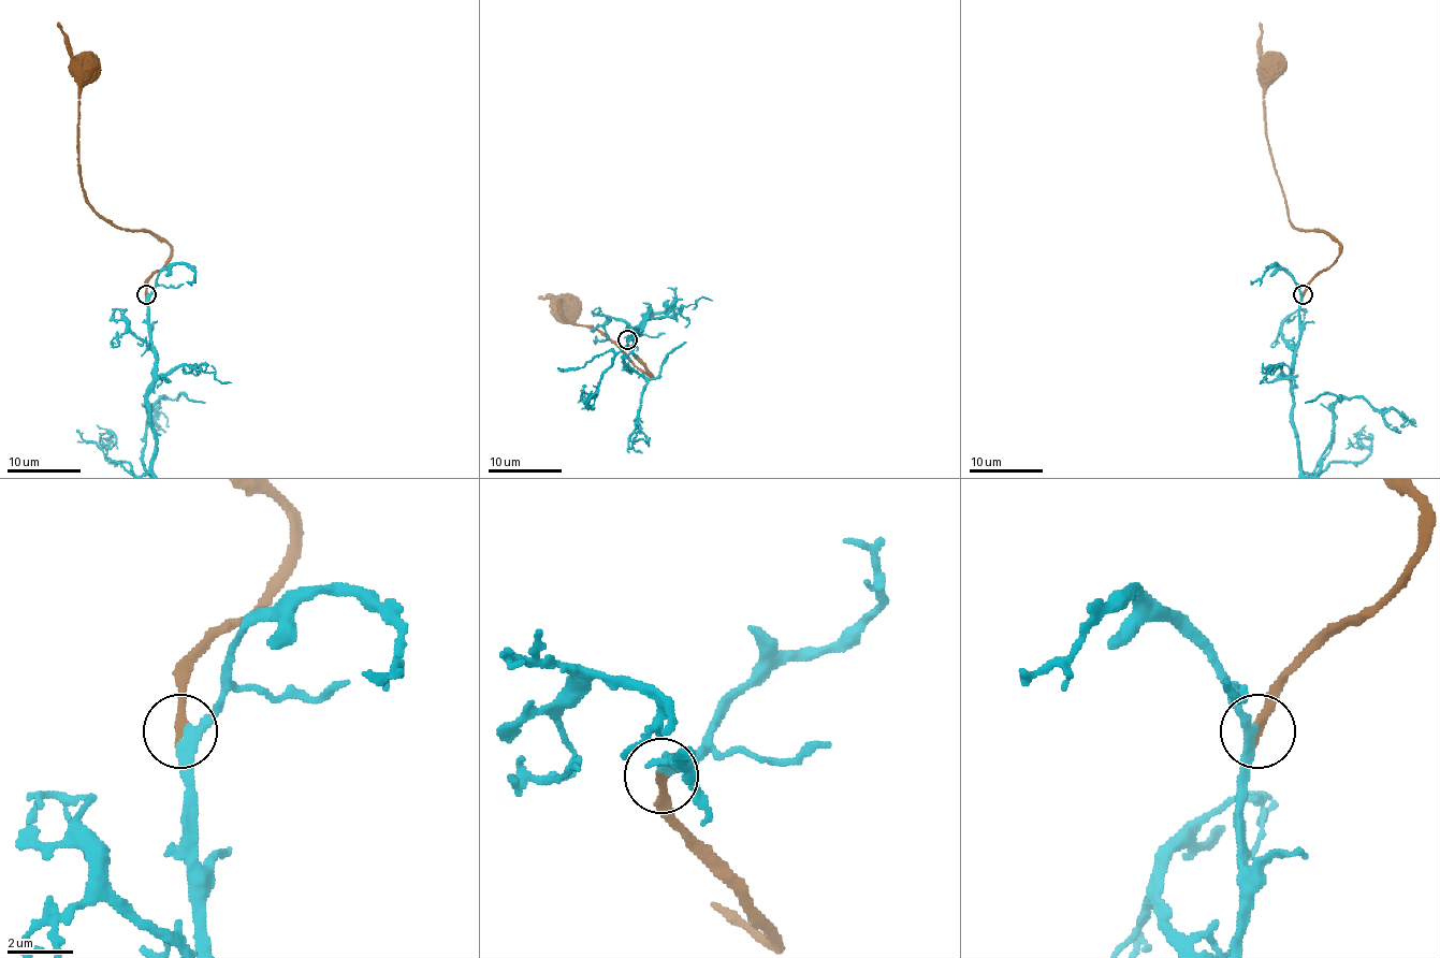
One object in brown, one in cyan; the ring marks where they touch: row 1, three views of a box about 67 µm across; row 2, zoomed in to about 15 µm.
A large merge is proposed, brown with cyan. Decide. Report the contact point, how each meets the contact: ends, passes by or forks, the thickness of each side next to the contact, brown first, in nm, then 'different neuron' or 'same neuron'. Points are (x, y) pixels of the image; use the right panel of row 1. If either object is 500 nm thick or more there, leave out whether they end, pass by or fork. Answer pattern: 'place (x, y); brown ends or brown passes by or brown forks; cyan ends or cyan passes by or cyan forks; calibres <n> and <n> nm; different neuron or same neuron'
place (1303, 294); brown ends; cyan passes by; calibres 280 and 240 nm; same neuron

